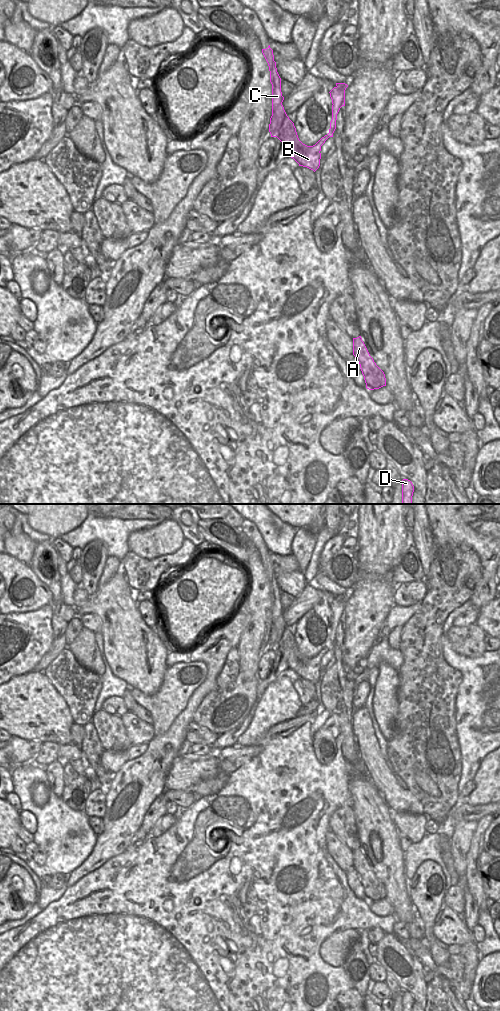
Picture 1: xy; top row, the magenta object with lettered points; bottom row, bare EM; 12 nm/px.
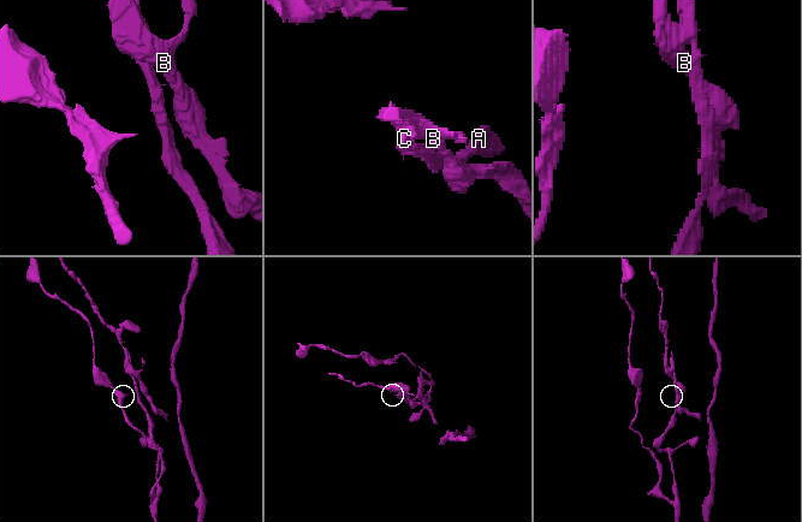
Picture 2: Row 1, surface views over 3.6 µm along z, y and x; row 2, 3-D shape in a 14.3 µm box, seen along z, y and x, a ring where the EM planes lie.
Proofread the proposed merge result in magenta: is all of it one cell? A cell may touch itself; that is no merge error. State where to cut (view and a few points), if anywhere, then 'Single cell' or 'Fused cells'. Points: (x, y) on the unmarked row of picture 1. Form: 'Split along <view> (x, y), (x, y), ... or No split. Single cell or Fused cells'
Split along xy (286, 627), (275, 648). Fused cells

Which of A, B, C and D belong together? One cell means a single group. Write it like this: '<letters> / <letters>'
A C D / B

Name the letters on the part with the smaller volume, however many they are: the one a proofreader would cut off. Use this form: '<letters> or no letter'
B

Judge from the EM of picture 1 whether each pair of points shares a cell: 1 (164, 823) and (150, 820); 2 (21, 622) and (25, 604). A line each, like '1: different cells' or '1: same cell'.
1: different cells
2: different cells

